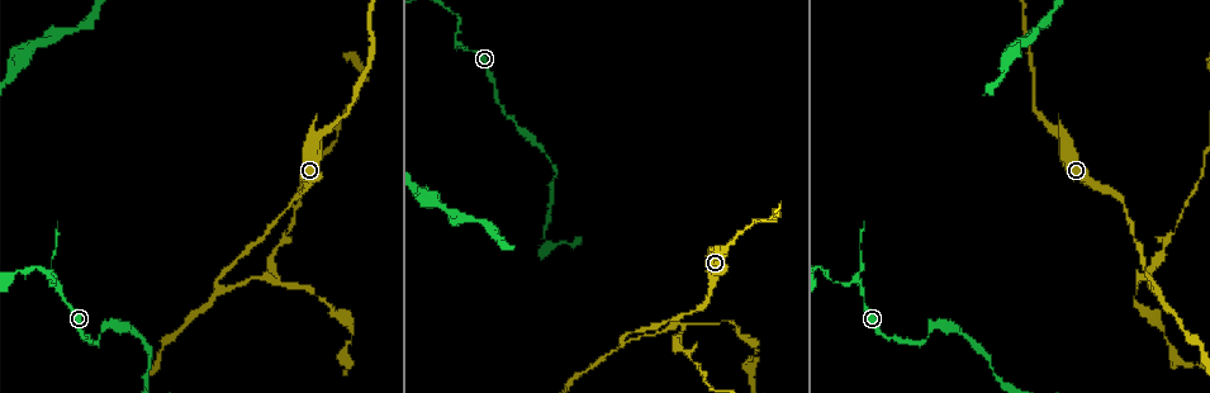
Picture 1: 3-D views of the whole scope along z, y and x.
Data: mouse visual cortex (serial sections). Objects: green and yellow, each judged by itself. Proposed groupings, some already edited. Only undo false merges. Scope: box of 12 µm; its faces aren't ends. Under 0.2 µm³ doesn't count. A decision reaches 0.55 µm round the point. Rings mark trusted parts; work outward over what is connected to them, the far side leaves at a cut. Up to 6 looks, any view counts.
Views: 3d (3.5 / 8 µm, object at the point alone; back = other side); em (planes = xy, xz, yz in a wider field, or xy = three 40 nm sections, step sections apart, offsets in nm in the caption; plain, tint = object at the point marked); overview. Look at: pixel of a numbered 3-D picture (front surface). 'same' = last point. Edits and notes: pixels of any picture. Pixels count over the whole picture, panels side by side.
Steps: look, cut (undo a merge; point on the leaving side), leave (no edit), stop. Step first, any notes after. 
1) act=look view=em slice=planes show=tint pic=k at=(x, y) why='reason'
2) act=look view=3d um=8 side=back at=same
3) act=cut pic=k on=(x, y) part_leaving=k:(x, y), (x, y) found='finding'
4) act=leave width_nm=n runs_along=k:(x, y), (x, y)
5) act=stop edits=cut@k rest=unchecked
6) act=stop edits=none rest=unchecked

act=look view=3d um=3.5 pic=1 at=(1062, 133) why='calibre changes'

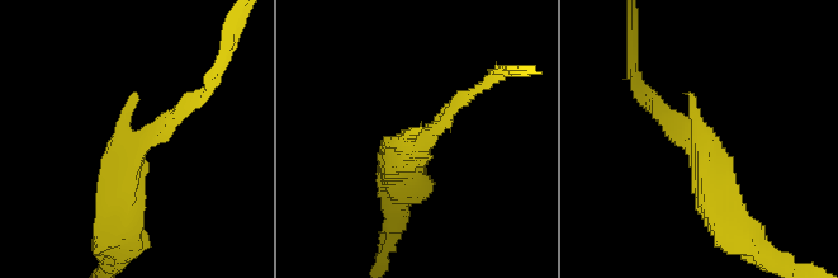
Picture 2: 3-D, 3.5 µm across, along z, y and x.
act=look view=em slice=xy step=3 show=tint pic=2 at=(420, 143) why='now the EM'

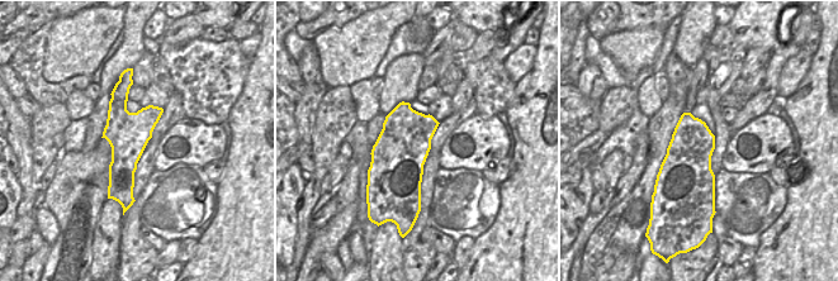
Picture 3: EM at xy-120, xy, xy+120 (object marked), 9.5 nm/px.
act=leave runs_along=2:(734, 227), (711, 158), (653, 103) found='one cell here'

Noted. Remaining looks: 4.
act=look view=3d um=3.5 pic=1 at=(215, 284) why='side arm on a straight run'

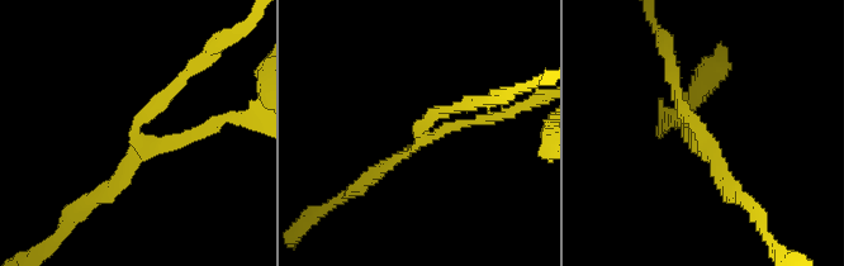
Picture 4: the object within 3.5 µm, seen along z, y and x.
act=look view=em slice=xy step=2 show=tint pic=4 at=(420, 136) arms=3 arm_widths_nm=150,150,150

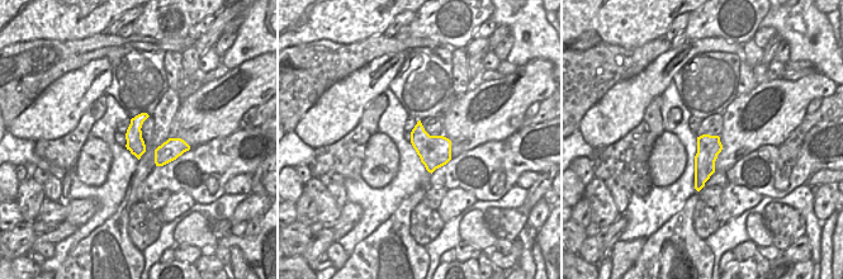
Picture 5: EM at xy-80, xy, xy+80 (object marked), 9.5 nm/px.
act=leave runs_along=4:(676, 82), (705, 137), (686, 126) found='continuous, no second cell'

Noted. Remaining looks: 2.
act=look view=3d um=3.5 pic=1 at=(682, 324) why='sharp bend'

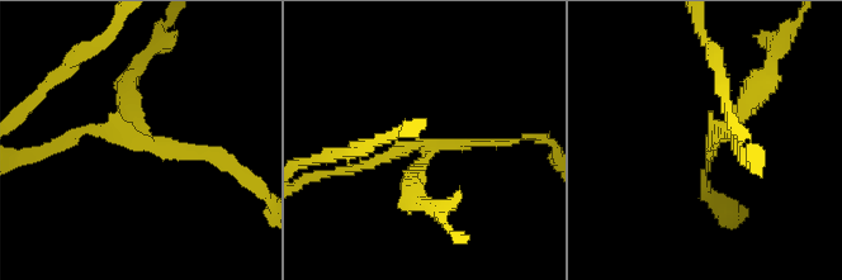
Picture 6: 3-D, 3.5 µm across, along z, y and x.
act=look view=em slice=xy step=3 show=tint pic=6 at=(714, 141) arms=3 arm_widths_nm=150,150,250

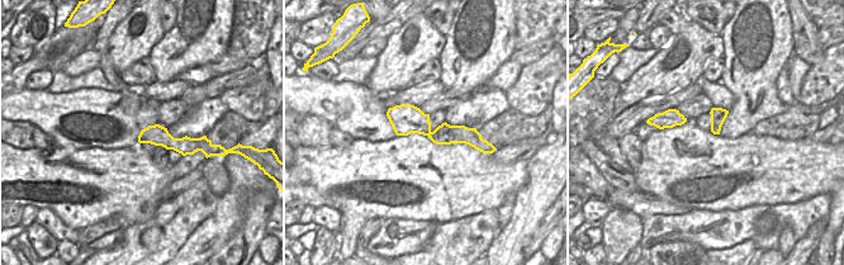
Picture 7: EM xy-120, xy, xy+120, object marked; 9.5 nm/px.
act=cut pic=6 on=(743, 98) width_nm=280 part_leaving=6:(141, 129), (128, 79), (156, 37) found='two cells meet here'

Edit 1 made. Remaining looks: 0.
act=stop edits=cut@6 rest=unchecked

